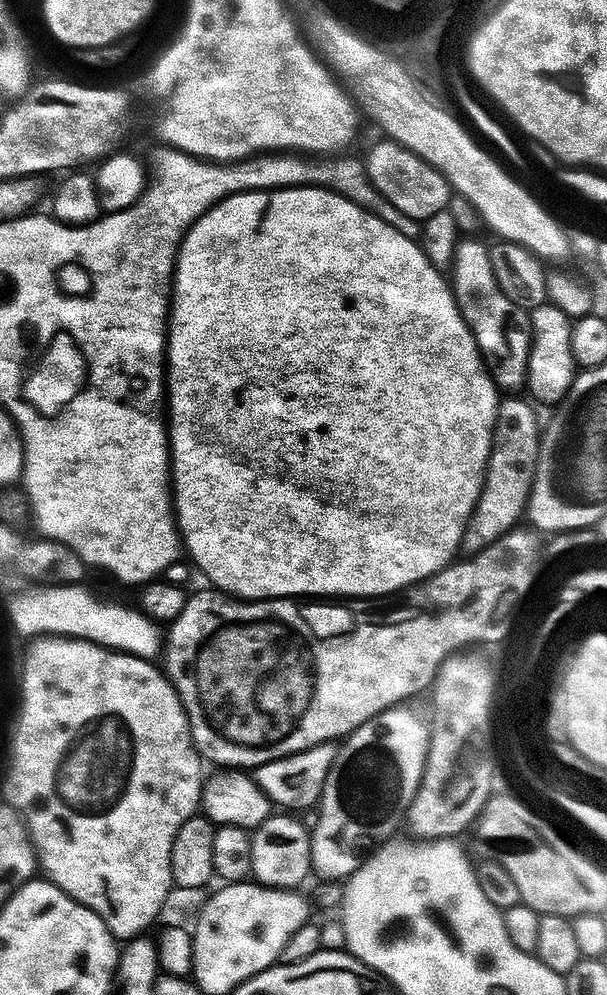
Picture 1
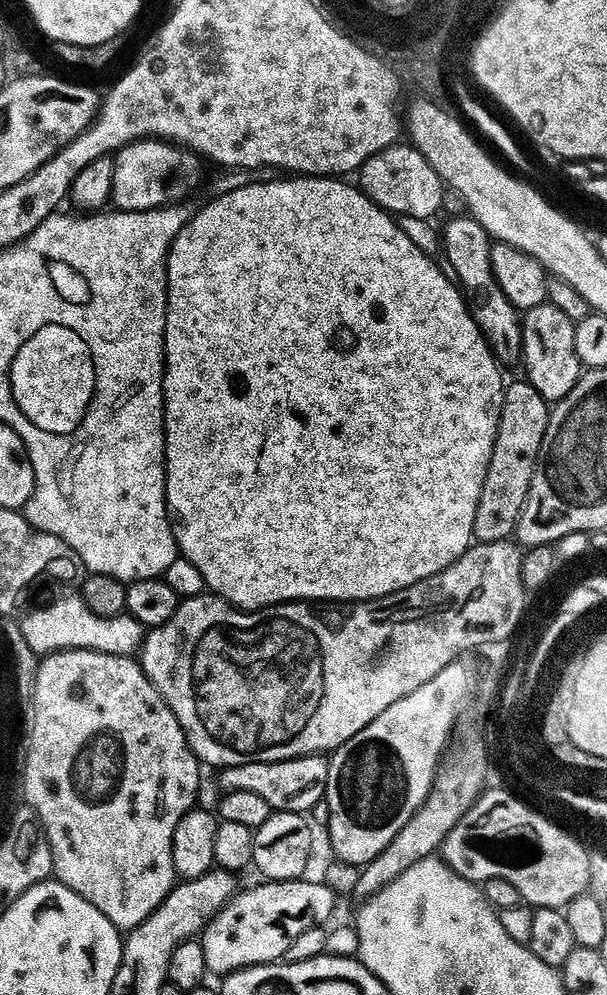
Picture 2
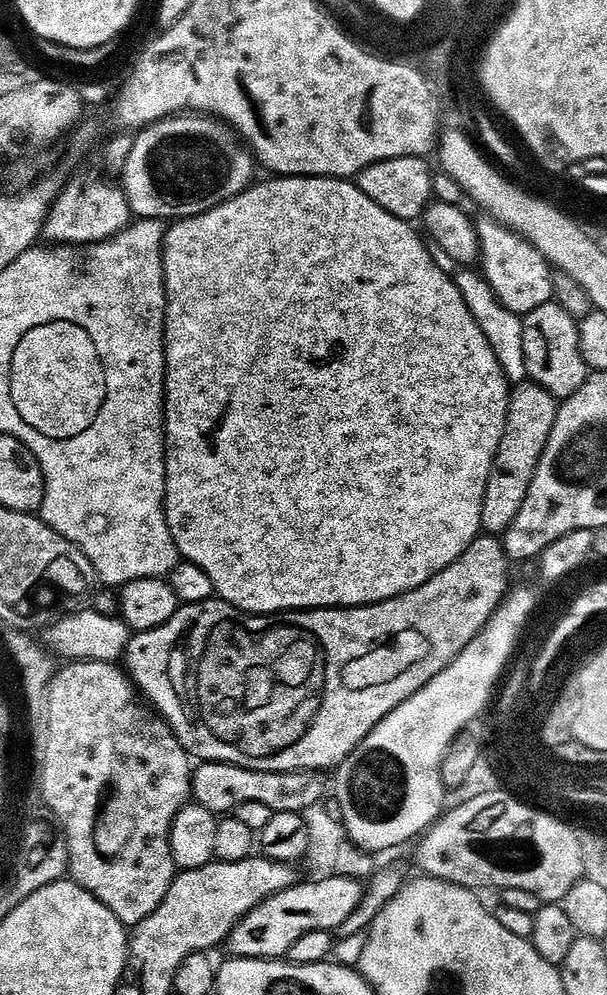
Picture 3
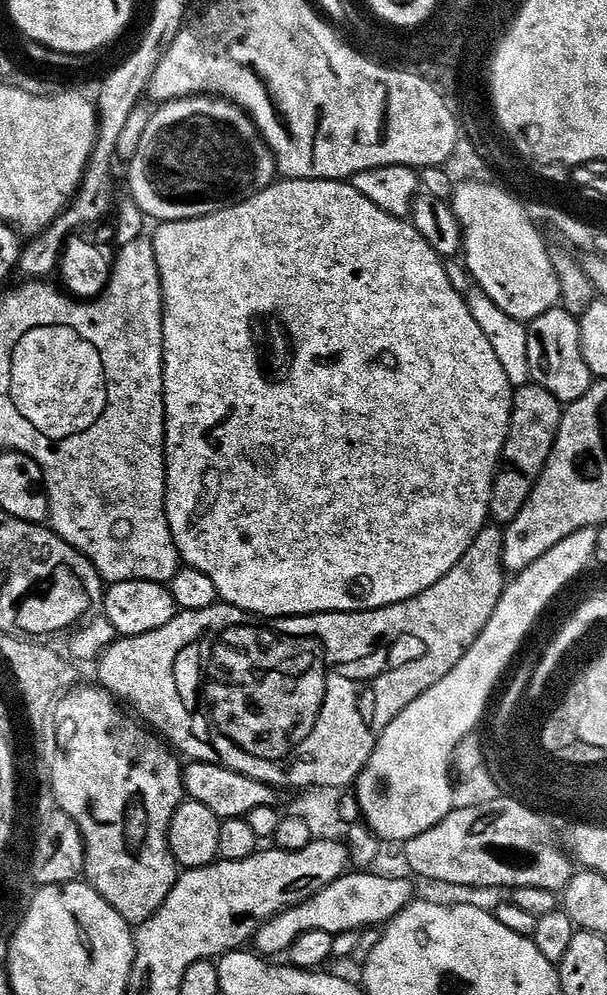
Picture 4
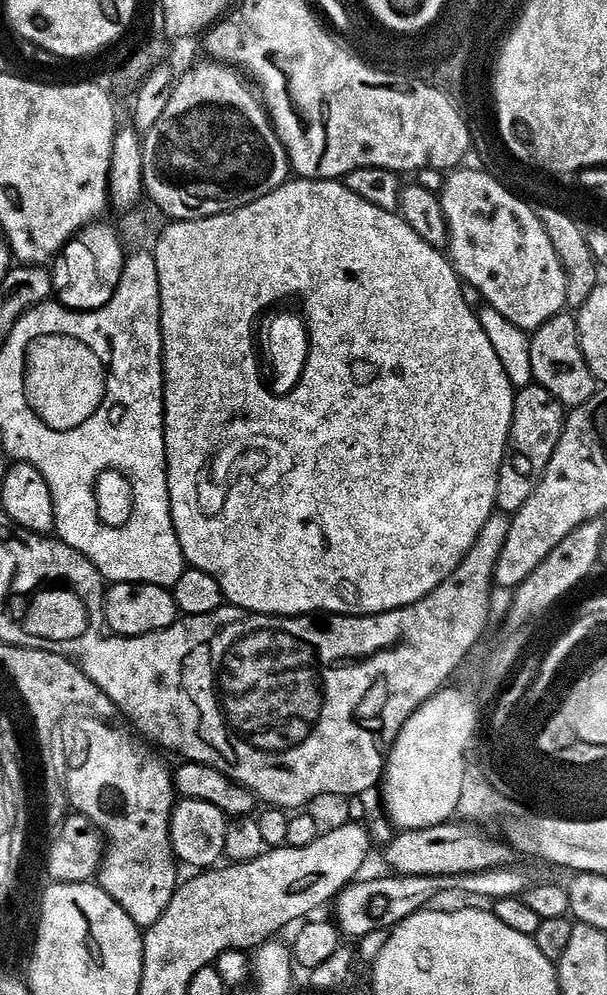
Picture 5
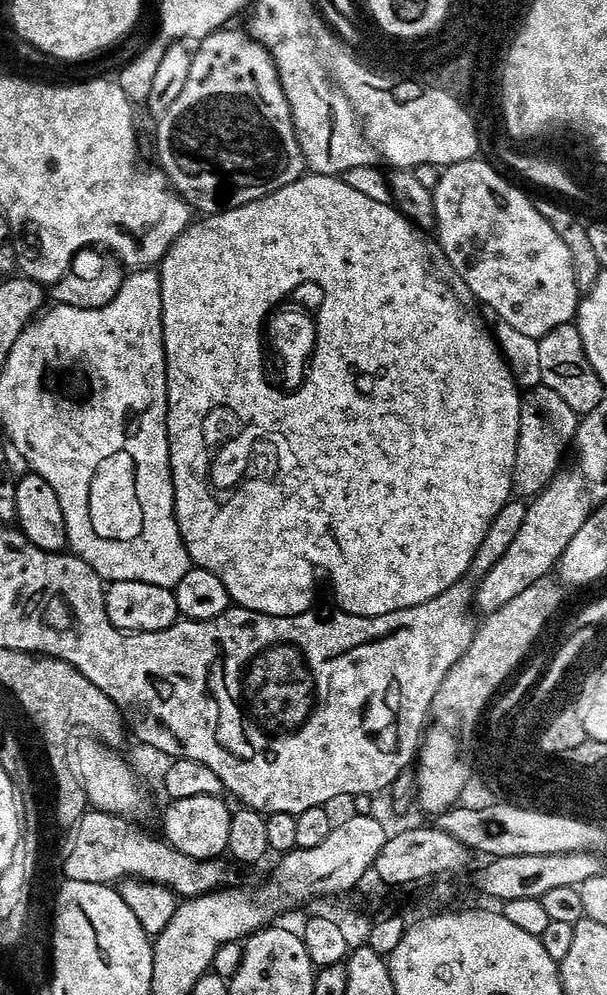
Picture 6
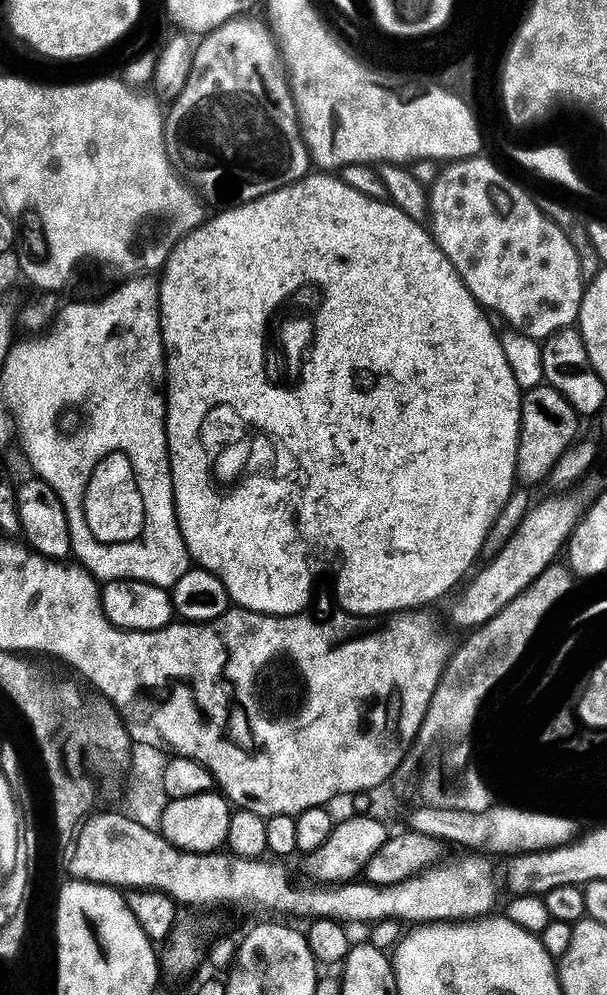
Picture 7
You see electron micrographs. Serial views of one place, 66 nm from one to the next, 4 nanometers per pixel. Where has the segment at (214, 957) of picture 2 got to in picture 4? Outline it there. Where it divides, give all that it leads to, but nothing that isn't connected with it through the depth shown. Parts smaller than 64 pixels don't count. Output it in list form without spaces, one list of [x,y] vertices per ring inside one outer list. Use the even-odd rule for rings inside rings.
[[[368,870],[349,871],[347,874],[340,876],[336,881],[330,882],[328,886],[317,893],[316,896],[313,896],[311,900],[302,900],[300,904],[280,912],[272,920],[265,921],[257,929],[254,937],[255,951],[268,958],[276,958],[279,952],[282,952],[282,954],[287,953],[295,940],[302,935],[306,935],[308,931],[326,931],[336,937],[341,932],[355,932],[357,930],[369,929],[373,926],[387,926],[405,906],[412,903],[417,895],[416,888],[410,881],[403,880],[400,876],[371,876],[370,873],[372,872]]]

